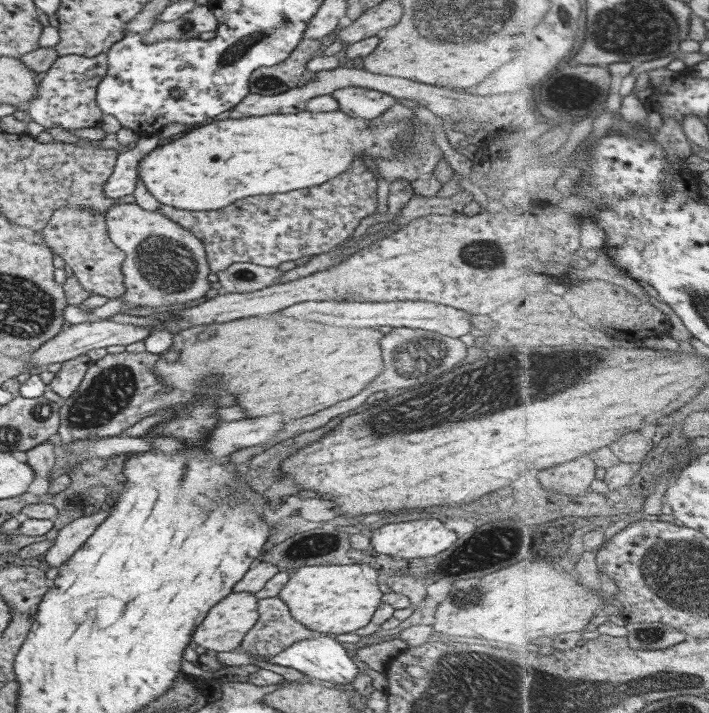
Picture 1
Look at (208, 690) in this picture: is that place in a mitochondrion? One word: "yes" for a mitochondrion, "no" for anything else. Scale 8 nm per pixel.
no

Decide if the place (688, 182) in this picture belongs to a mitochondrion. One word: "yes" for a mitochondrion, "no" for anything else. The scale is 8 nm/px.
no

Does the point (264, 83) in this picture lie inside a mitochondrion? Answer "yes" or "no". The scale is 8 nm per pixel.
yes

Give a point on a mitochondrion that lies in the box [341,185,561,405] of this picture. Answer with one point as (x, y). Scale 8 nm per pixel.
(411, 354)

